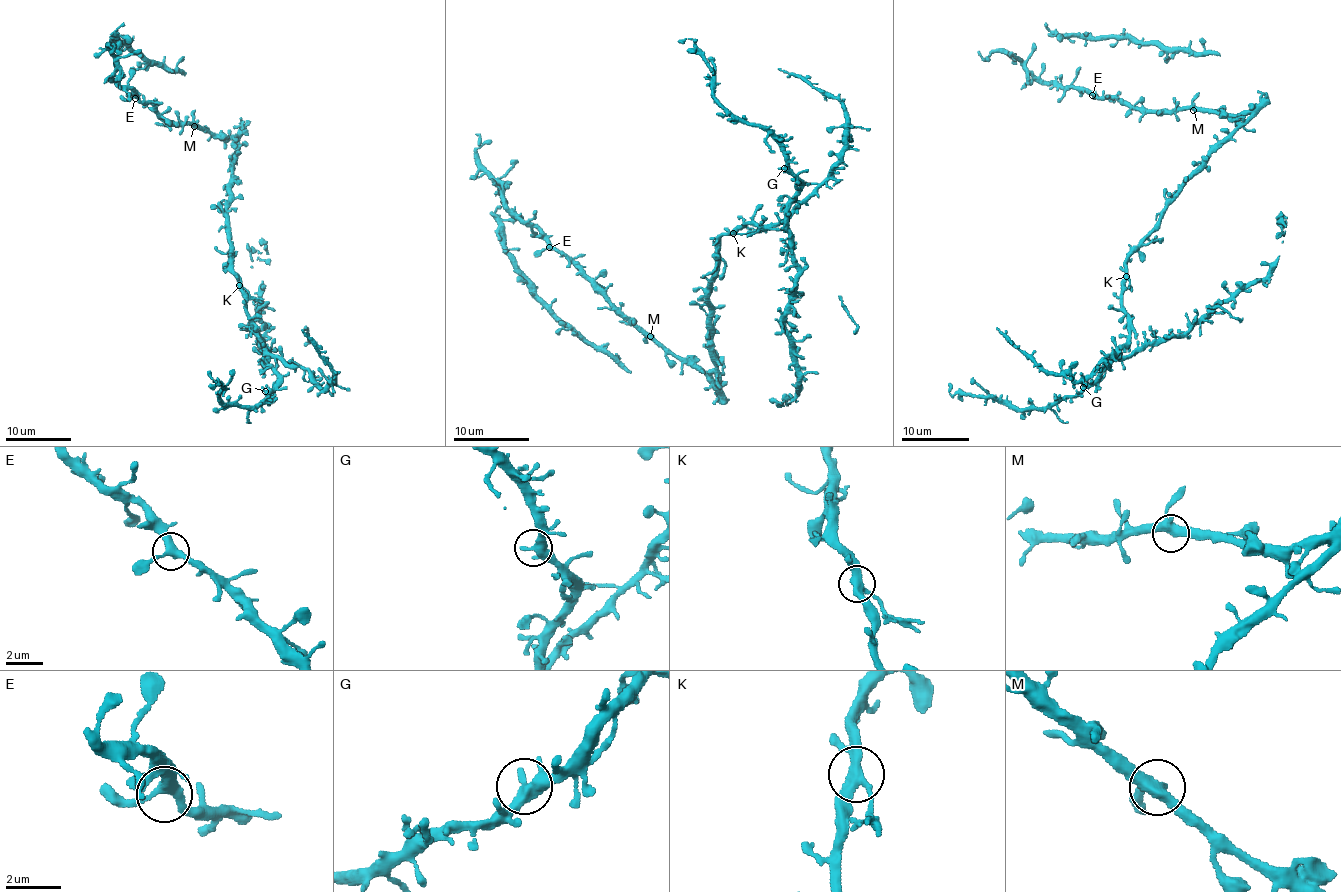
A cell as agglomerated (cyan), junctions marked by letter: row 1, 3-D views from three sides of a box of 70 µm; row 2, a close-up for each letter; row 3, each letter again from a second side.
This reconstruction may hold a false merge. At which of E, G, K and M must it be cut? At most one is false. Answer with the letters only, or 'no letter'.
K

